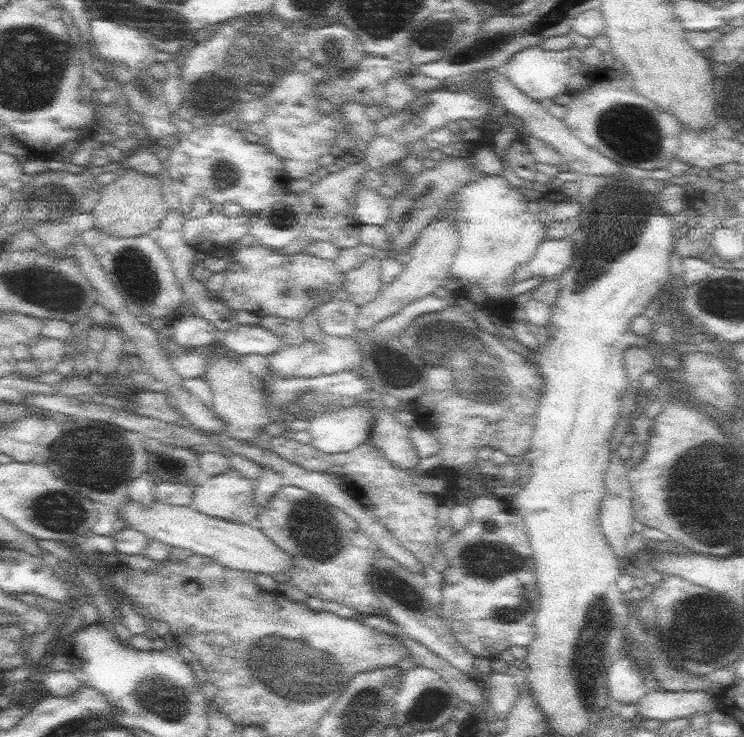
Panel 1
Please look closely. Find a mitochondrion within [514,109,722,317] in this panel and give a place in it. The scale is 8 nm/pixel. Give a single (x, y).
(617, 204)

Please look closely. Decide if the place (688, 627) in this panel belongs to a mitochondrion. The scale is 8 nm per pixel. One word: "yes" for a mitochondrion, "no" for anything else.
yes

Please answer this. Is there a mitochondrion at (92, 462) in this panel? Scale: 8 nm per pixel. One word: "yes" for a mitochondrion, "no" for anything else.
yes

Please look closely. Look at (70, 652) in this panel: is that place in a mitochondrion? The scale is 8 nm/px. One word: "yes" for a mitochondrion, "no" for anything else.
no

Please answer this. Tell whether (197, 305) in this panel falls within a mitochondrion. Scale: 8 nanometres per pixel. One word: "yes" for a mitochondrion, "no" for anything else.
no

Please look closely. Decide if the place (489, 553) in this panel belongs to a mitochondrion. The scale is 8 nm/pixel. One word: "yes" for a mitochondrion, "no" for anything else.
yes

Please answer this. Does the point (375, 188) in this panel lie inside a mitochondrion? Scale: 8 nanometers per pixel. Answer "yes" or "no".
no

